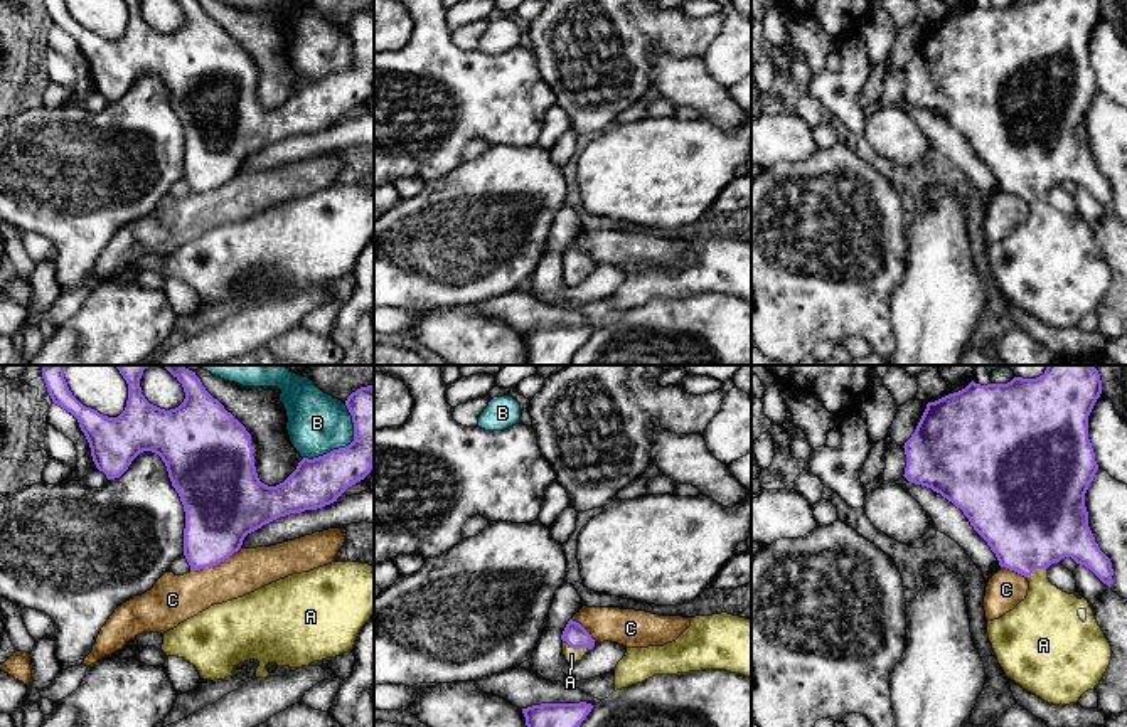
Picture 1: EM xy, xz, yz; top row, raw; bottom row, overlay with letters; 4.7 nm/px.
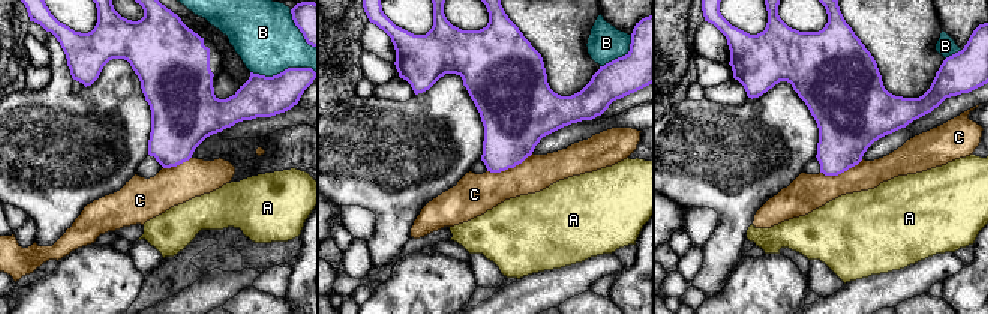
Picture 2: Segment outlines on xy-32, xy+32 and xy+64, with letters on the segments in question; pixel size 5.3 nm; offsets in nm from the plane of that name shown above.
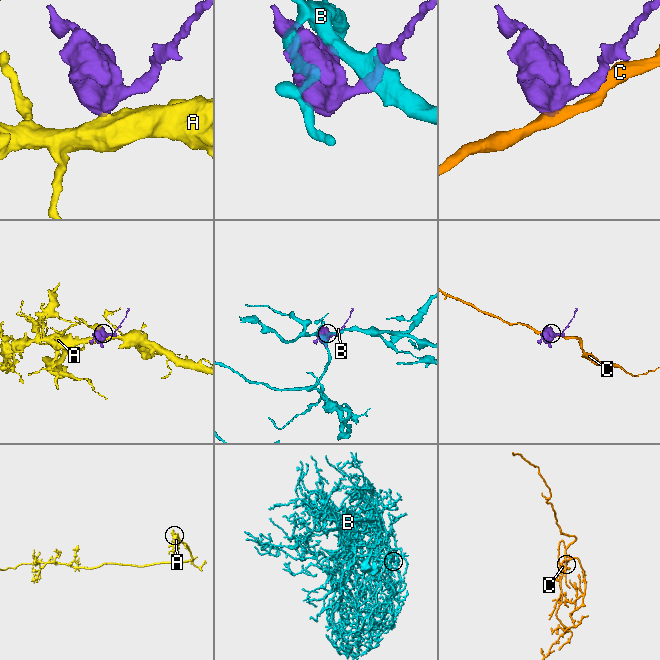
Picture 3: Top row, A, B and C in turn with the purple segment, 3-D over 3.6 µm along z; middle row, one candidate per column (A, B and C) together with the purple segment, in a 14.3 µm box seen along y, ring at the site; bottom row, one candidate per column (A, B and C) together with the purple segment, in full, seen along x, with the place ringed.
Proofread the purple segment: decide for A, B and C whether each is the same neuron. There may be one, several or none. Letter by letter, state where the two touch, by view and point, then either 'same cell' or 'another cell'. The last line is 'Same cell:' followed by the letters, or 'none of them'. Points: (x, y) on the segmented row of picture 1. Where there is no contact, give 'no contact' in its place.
A: xz (576, 647) | same cell
B: xy (346, 446) | another cell
C: xy (214, 564) | another cell
Same cell: A

